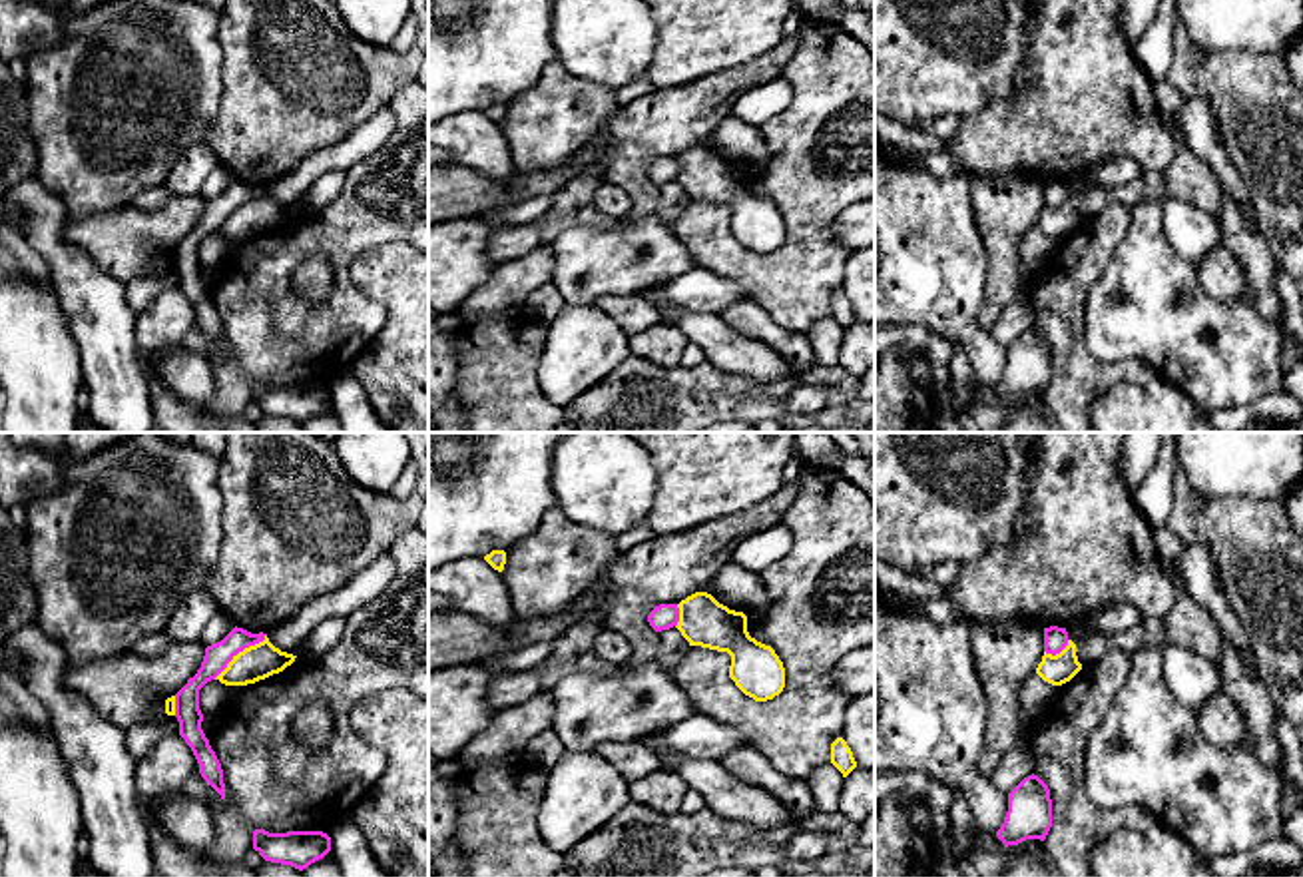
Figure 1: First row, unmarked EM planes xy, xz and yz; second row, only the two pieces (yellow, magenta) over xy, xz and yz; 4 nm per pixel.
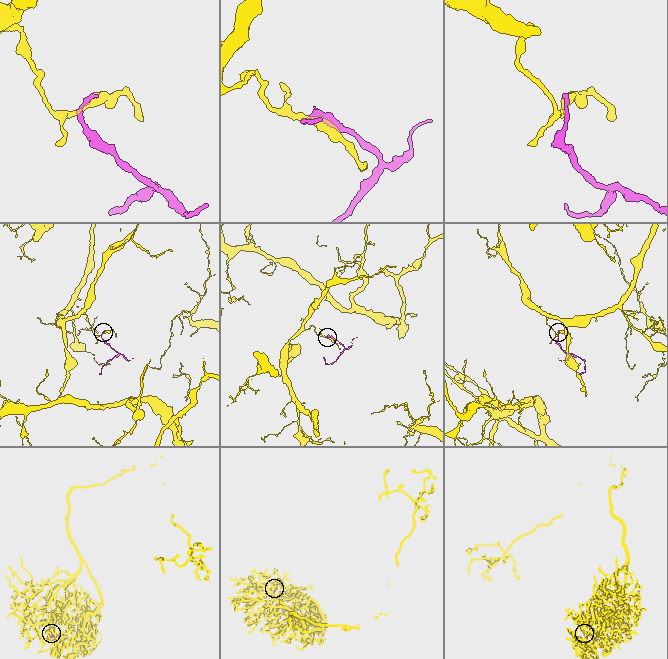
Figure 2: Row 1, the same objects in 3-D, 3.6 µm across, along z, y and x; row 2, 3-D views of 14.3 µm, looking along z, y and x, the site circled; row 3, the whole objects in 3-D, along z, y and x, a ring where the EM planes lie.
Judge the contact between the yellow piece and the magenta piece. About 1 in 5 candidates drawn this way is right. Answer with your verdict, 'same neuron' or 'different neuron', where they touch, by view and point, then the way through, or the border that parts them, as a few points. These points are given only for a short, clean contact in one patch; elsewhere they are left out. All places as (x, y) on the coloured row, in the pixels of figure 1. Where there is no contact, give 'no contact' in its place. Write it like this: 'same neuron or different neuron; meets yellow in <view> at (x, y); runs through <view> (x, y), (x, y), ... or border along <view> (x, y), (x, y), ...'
different neuron; meets yellow in xy at (240, 652); border along xy (265, 634), (261, 640), (246, 646), (214, 678)

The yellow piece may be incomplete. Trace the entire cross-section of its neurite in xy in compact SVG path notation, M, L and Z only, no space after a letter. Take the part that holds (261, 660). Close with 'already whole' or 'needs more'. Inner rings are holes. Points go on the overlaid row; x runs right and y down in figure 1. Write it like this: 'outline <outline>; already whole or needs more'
outline M265 636L263 642L245 648L215 678L225 686L247 686L283 672L297 656L281 652Z; already whole

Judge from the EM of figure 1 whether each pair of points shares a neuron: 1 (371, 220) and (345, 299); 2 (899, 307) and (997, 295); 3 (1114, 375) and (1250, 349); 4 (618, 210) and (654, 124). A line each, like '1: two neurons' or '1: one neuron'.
1: one neuron
2: two neurons
3: two neurons
4: two neurons

